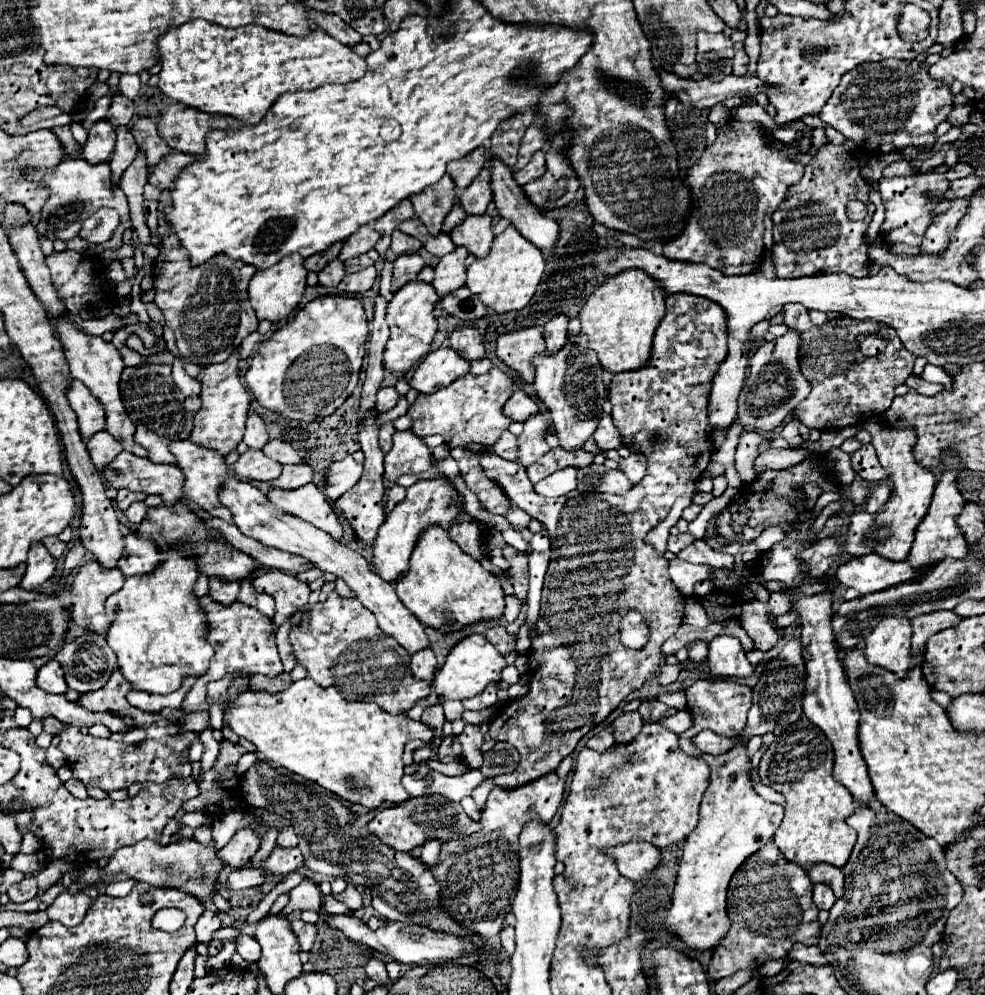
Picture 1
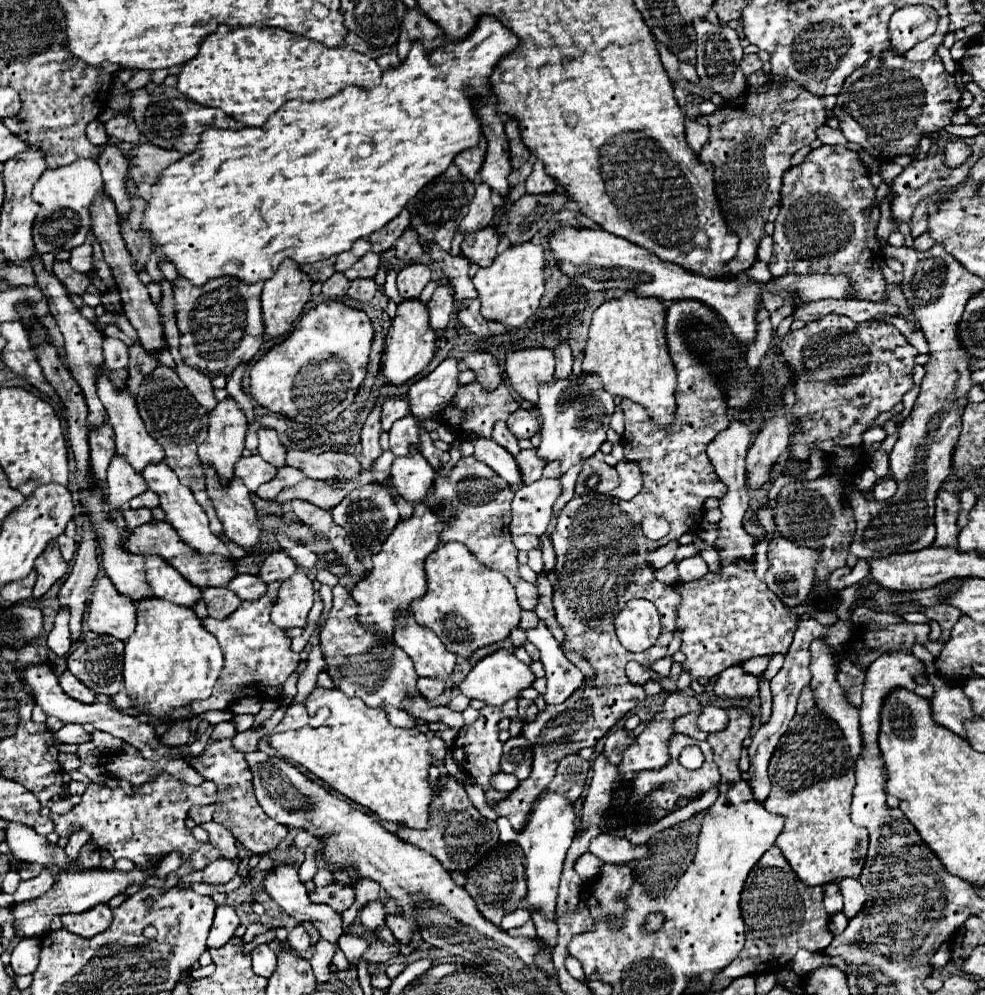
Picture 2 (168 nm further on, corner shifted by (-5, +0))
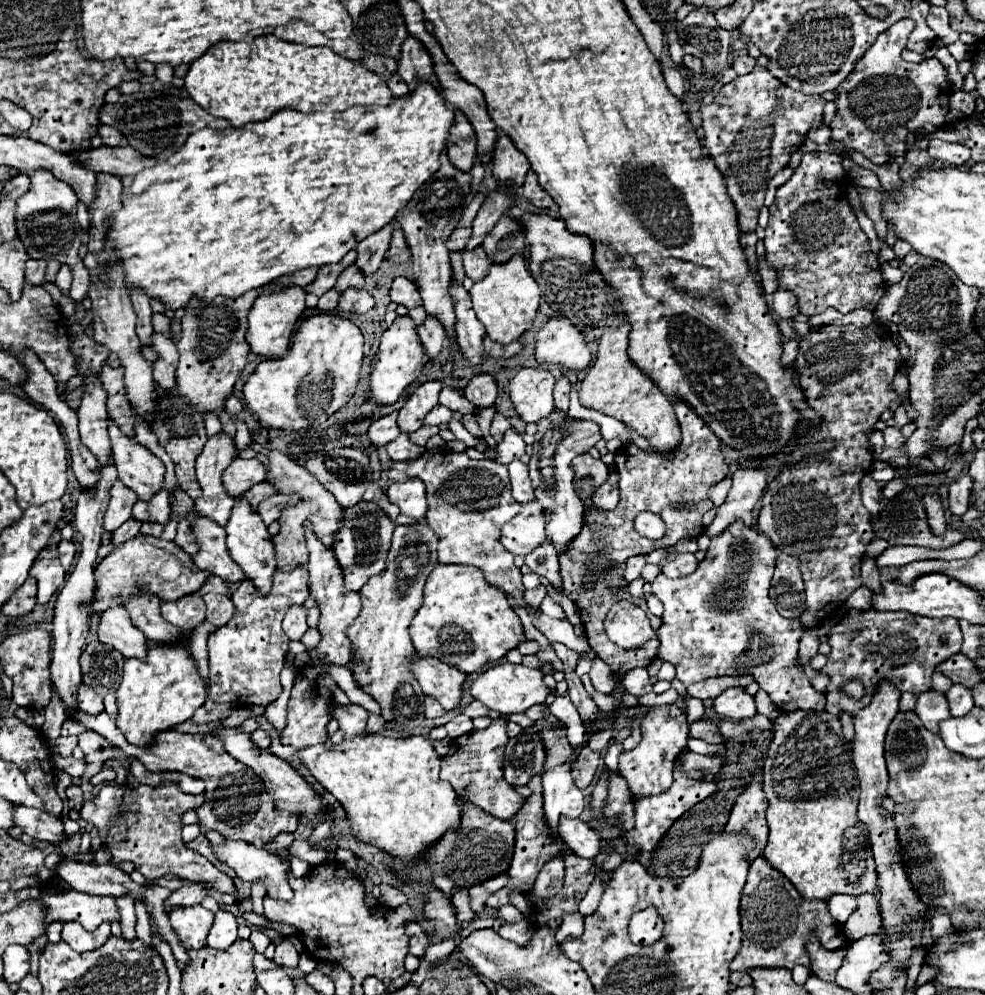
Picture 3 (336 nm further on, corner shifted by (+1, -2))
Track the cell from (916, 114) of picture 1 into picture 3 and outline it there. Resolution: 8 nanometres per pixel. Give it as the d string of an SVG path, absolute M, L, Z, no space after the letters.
M903 19L883 31L869 47L851 75L835 89L837 113L831 121L831 139L859 151L875 165L885 165L899 155L905 155L905 137L911 129L925 123L941 127L949 111L951 83L945 77L945 67L931 57L921 63L901 59L907 37L913 31L913 21Z

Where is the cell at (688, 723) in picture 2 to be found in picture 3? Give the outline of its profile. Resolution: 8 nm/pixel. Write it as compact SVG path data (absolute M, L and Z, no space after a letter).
M695 721L691 725L691 731L689 735L695 737L695 739L703 739L707 743L727 743L727 739L723 735L719 735L719 727L711 721Z

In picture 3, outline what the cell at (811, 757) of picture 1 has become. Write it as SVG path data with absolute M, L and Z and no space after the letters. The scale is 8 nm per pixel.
M827 711L781 713L773 723L775 729L791 729L791 733L785 737L777 733L765 757L763 791L769 803L769 843L763 851L763 857L767 859L767 863L771 863L771 867L779 869L805 899L827 901L835 893L853 897L863 893L881 893L871 853L869 831L857 819L859 779L851 759L851 745L843 737L839 719L831 717Z

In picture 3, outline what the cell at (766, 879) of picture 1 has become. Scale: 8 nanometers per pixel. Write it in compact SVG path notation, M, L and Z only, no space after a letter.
M757 857L747 875L747 883L741 897L741 927L743 943L737 957L731 961L731 971L745 971L753 967L785 967L793 969L795 965L807 965L809 957L797 949L797 933L807 935L809 929L817 929L825 949L835 951L845 947L849 941L839 929L839 923L831 917L827 903L823 901L799 901L801 895L797 889L763 857Z

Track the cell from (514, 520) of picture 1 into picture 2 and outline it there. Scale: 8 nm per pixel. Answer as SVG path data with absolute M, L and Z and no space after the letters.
M539 479L531 485L523 485L513 498L511 533L543 535L553 515L553 503L563 493L559 479Z

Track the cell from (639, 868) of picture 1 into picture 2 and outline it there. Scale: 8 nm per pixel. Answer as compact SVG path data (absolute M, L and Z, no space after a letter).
M601 833L591 841L589 851L605 863L629 865L631 861L641 861L649 855L647 845L633 845L627 837L615 837L611 833Z

